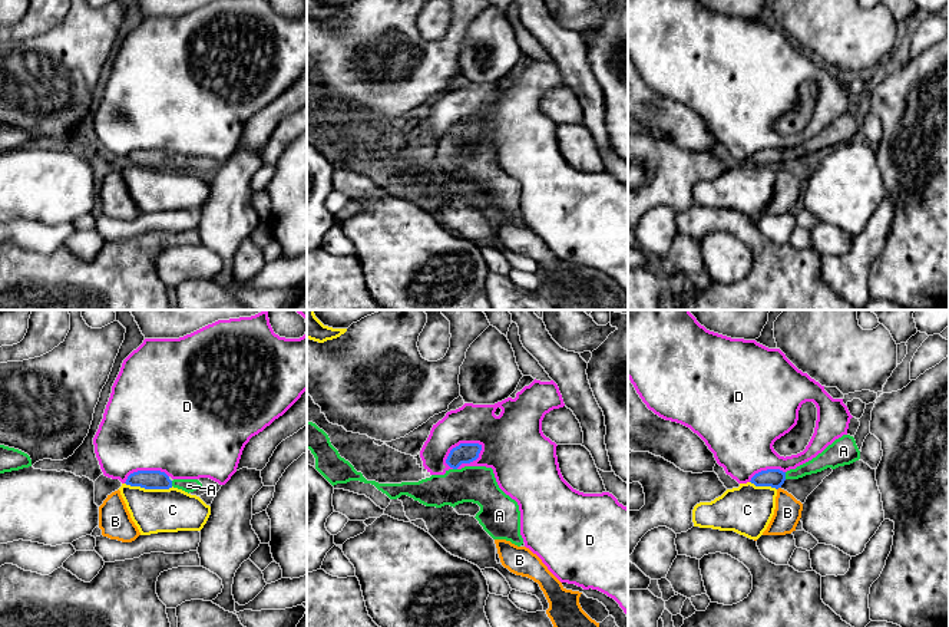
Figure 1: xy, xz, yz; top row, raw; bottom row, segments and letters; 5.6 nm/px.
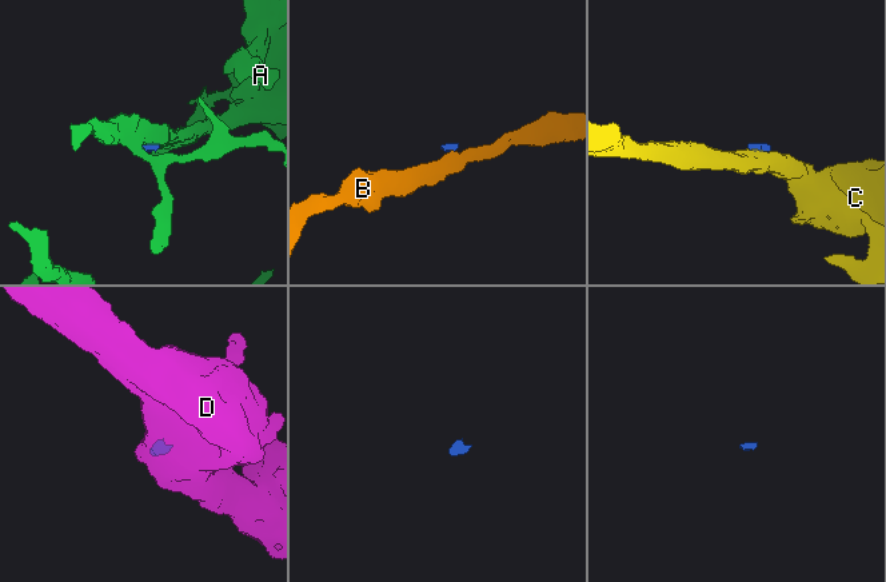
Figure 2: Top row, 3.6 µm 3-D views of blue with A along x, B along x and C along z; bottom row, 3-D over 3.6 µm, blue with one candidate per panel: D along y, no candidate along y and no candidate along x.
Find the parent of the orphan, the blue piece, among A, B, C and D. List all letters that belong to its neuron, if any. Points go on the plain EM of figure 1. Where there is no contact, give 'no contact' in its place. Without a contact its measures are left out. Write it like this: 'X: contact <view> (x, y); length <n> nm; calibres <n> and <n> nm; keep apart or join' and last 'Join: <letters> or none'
A: contact yz (784, 154); length 40 nm; calibres 110 and 100 nm; join
B: contact yz (779, 165); length 30 nm; calibres 110 and 150 nm; keep apart
C: contact xy (149, 167); length 280 nm; calibres 110 and 240 nm; keep apart
D: contact xz (460, 122); length 240 nm; calibres 110 and 280 nm; keep apart
Join: A

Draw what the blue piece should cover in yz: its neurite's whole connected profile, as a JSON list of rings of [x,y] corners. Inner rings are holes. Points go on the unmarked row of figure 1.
[[[843,113],[829,123],[821,132],[811,139],[783,151],[780,148],[767,148],[755,152],[751,162],[755,165],[781,166],[786,158],[798,158],[806,154],[821,151],[827,146],[836,148],[839,145],[850,143],[860,138],[860,129],[856,119],[850,113]]]

